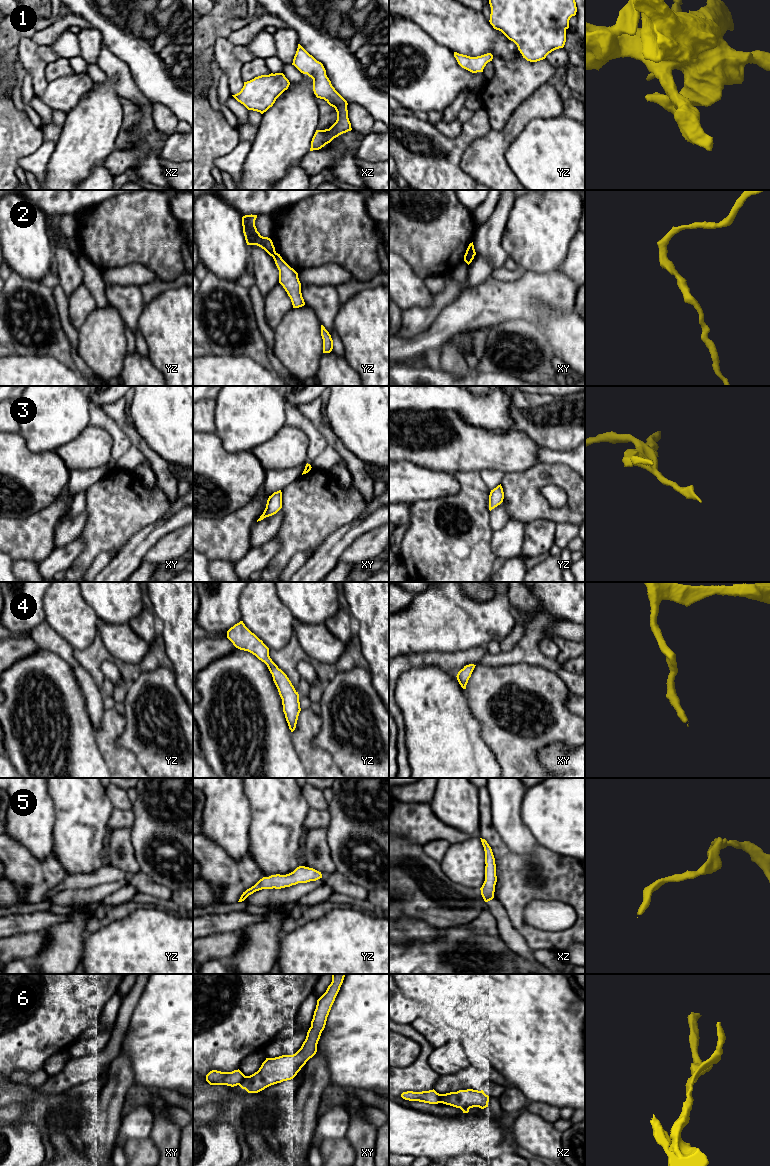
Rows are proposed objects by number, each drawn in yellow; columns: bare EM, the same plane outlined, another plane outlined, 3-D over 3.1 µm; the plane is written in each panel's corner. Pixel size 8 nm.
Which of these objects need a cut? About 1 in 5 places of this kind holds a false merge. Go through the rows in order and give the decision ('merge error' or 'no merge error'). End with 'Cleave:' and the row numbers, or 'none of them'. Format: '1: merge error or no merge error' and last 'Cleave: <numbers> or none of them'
1: no merge error
2: no merge error
3: no merge error
4: no merge error
5: no merge error
6: merge error
Cleave: 6

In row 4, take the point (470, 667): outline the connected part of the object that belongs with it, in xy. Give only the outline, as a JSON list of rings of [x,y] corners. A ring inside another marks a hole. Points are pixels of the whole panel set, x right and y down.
[[[469,664],[464,666],[463,669],[461,669],[458,674],[457,674],[457,680],[459,682],[459,684],[461,685],[461,687],[463,689],[466,689],[466,685],[468,683],[469,678],[471,677],[471,674],[474,670],[476,665],[474,664]]]

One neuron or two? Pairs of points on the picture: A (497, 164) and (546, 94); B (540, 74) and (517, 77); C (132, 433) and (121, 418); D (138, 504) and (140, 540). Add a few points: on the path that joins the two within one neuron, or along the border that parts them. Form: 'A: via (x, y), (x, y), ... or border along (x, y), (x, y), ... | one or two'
A: via (497, 147), (497, 144), (529, 111) | one
B: via (534, 74), (523, 77) | one
C: via (129, 429), (124, 422) | one
D: border along (160, 519), (138, 530), (123, 547) | two

